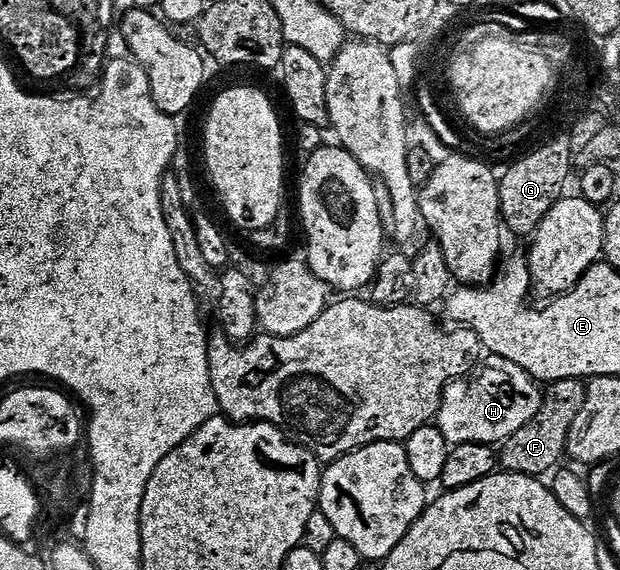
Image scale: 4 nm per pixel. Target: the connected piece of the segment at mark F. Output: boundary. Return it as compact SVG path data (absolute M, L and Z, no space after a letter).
M563 379L549 384L545 388L538 413L501 444L498 451L499 466L509 474L533 477L553 472L567 452L570 427L585 401L586 391L585 382L579 379Z

